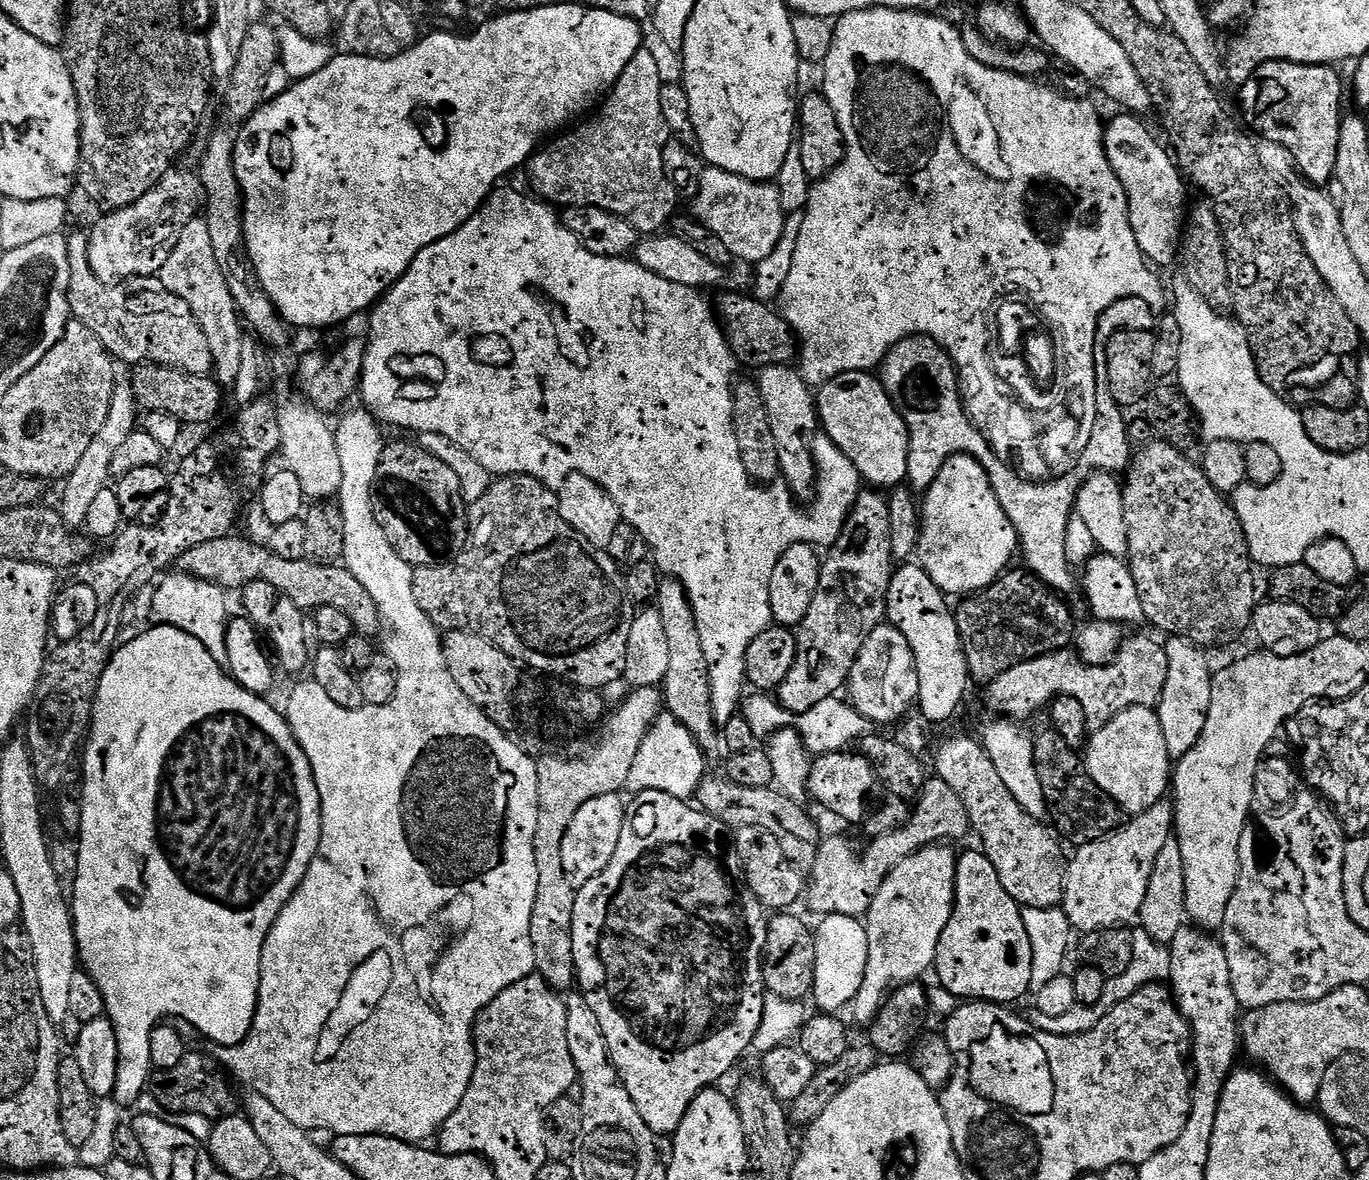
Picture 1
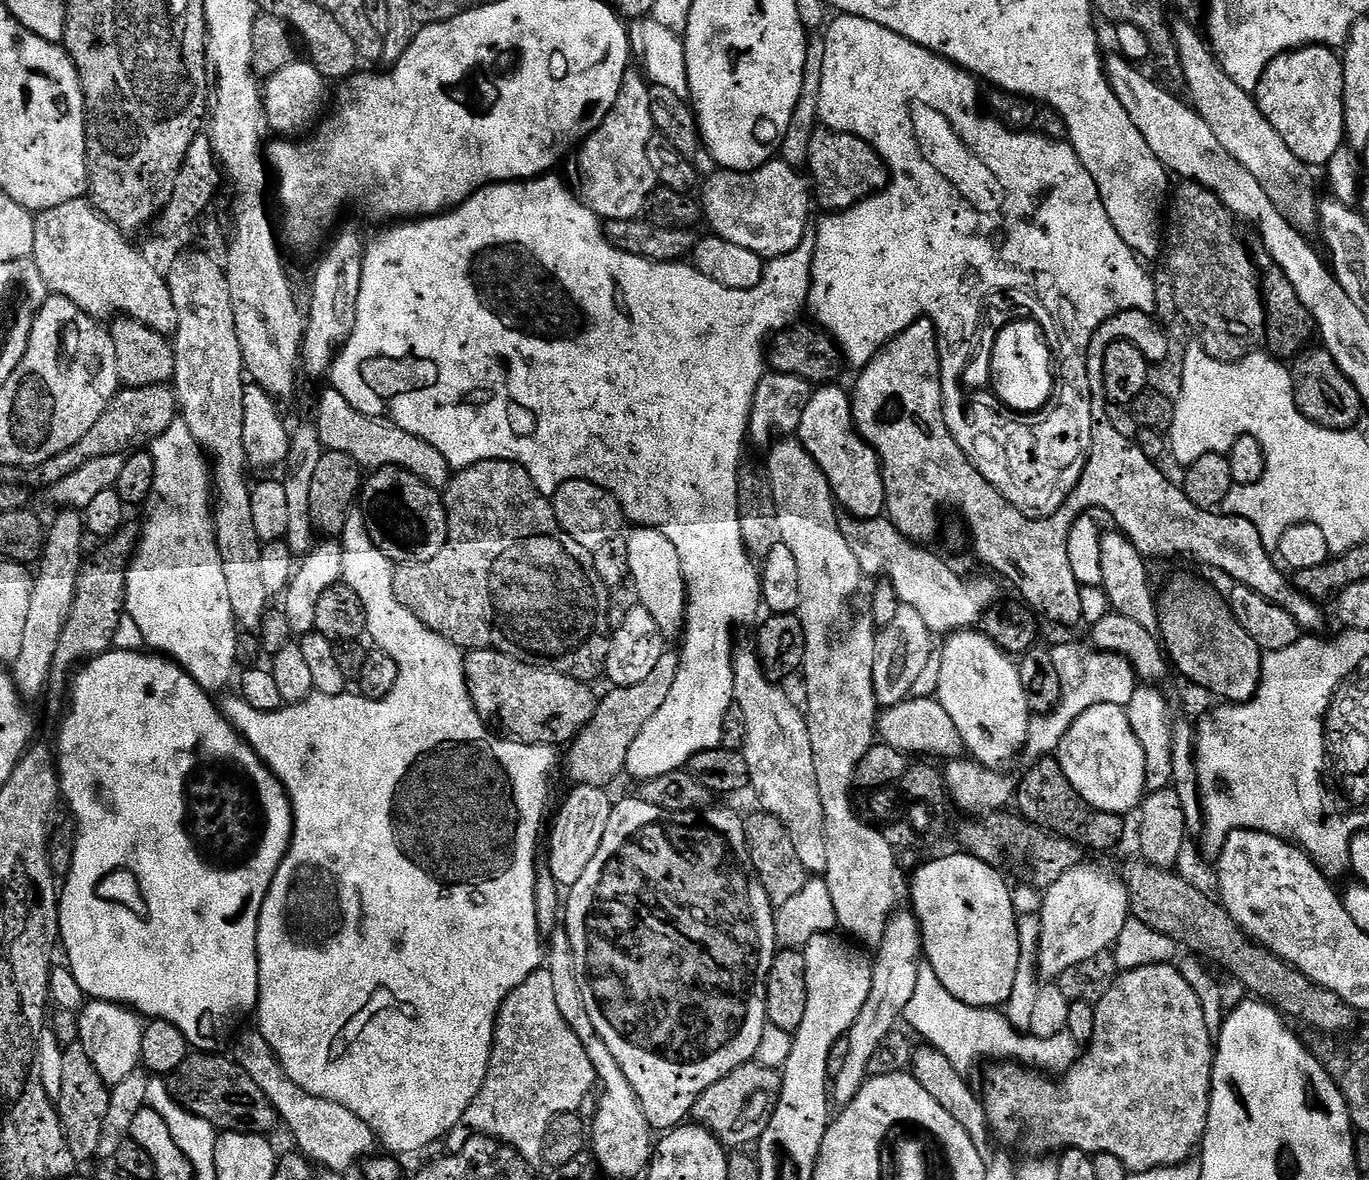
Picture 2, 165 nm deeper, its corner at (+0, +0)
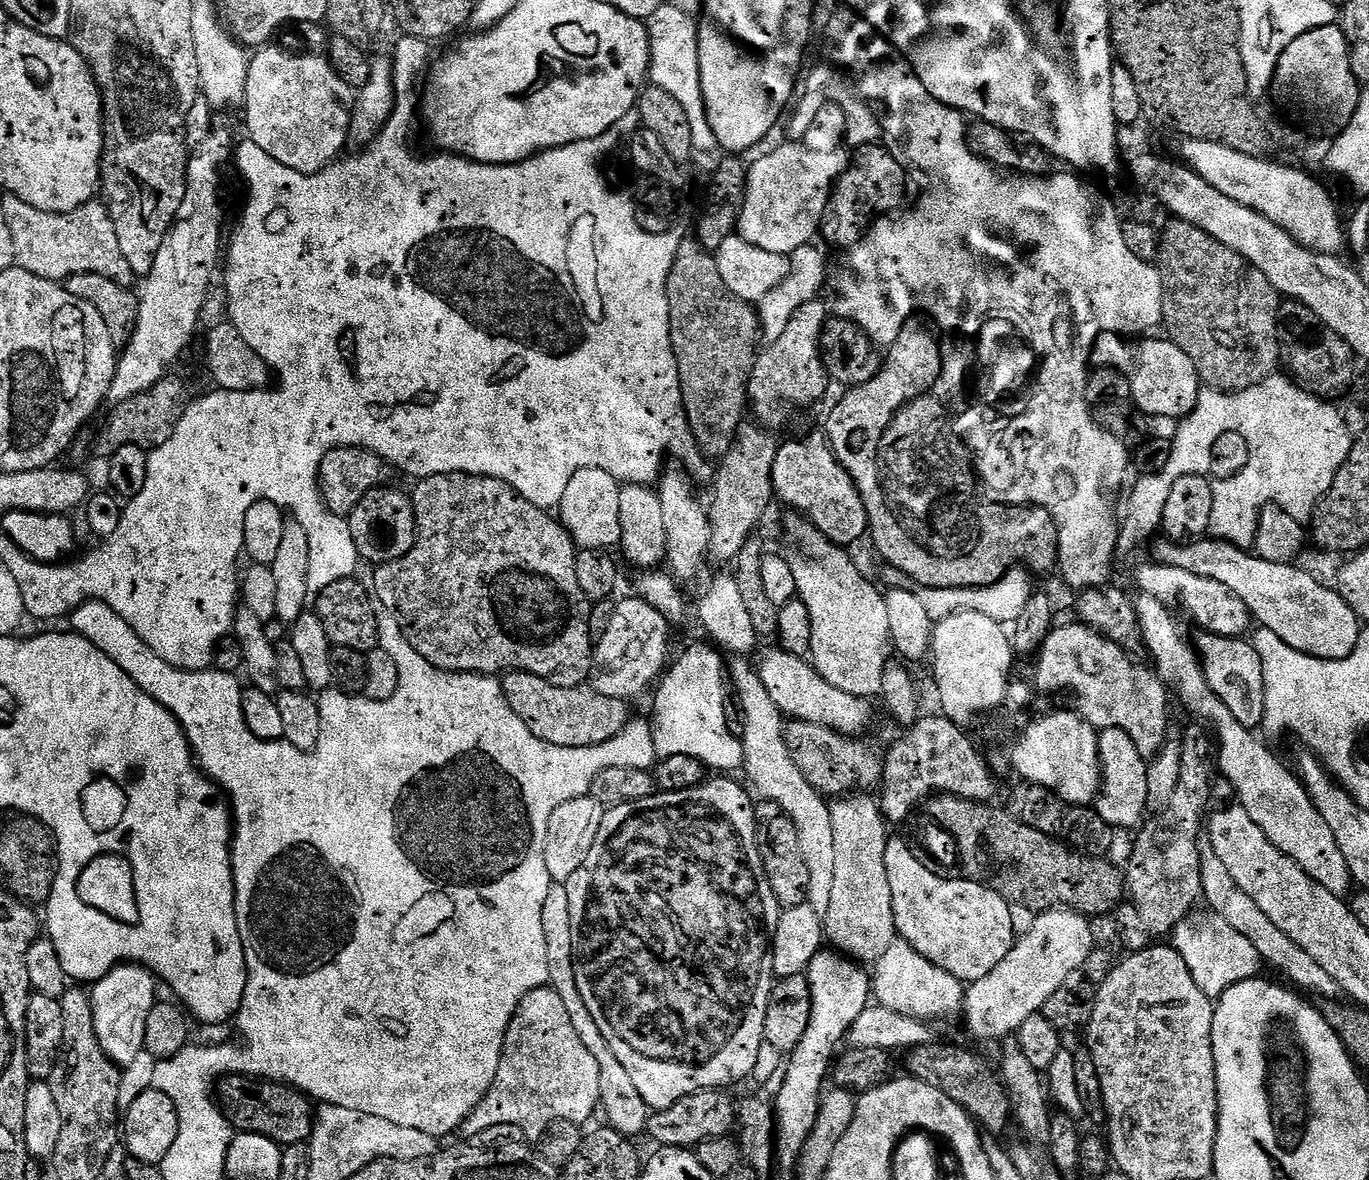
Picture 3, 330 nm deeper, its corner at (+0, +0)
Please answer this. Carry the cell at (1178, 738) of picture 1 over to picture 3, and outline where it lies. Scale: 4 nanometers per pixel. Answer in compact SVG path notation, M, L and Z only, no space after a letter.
M1106 728L1099 733L1099 737L1102 783L1100 794L1094 801L1095 810L1107 824L1112 825L1113 829L1139 829L1146 819L1144 811L1149 811L1150 808L1146 794L1149 761L1138 750L1130 734L1126 734L1126 730Z

